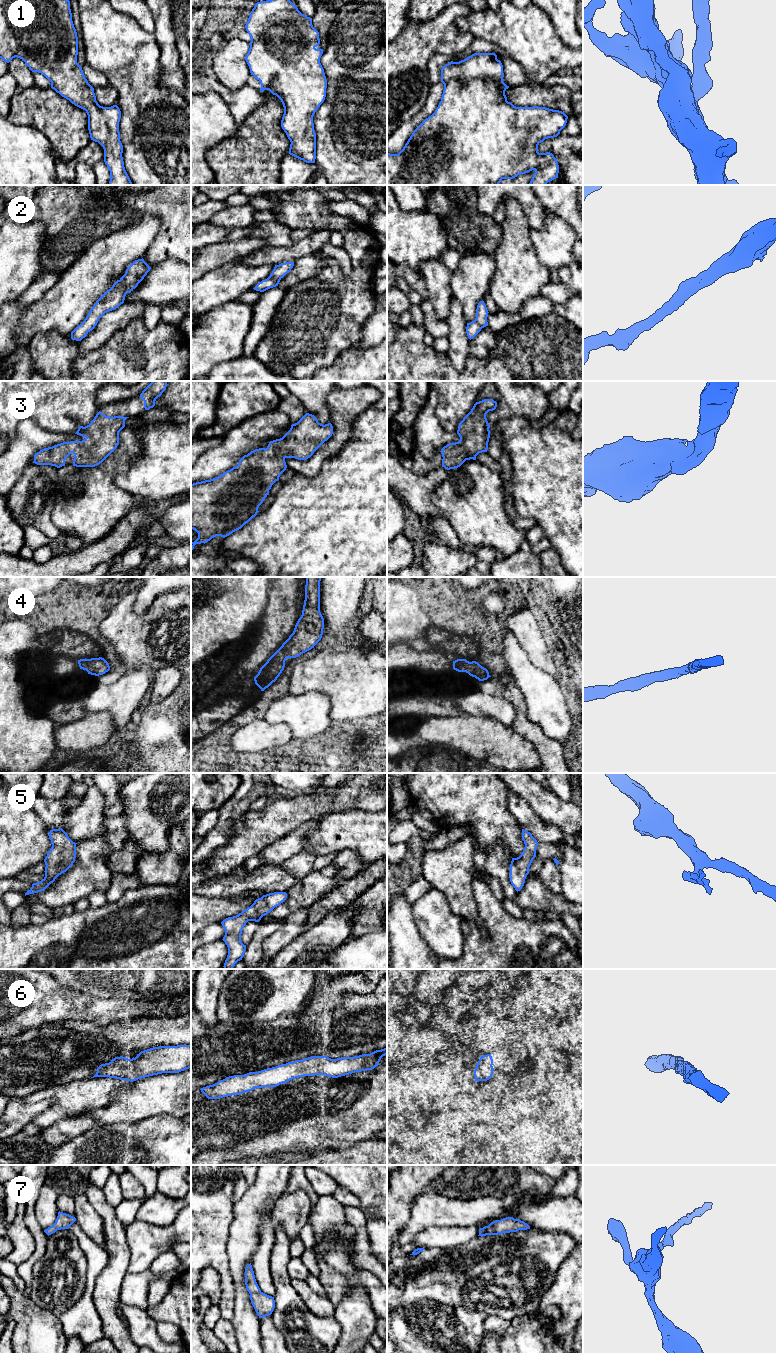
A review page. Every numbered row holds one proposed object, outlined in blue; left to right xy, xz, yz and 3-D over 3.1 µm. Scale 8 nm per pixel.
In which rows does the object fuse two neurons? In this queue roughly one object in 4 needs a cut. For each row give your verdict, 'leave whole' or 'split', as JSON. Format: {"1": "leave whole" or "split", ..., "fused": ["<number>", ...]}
{"1": "leave whole", "2": "leave whole", "3": "leave whole", "4": "leave whole", "5": "leave whole", "6": "leave whole", "7": "leave whole", "fused": []}

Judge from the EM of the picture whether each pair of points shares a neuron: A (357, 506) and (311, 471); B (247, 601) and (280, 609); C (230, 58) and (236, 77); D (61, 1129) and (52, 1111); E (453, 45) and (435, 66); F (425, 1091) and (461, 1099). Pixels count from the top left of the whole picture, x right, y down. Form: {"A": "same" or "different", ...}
{"A": "different", "B": "different", "C": "same", "D": "different", "E": "different", "F": "different"}

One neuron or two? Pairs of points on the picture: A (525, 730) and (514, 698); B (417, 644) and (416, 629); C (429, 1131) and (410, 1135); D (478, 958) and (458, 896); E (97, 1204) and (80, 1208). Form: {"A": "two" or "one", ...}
{"A": "one", "B": "one", "C": "one", "D": "two", "E": "two"}

